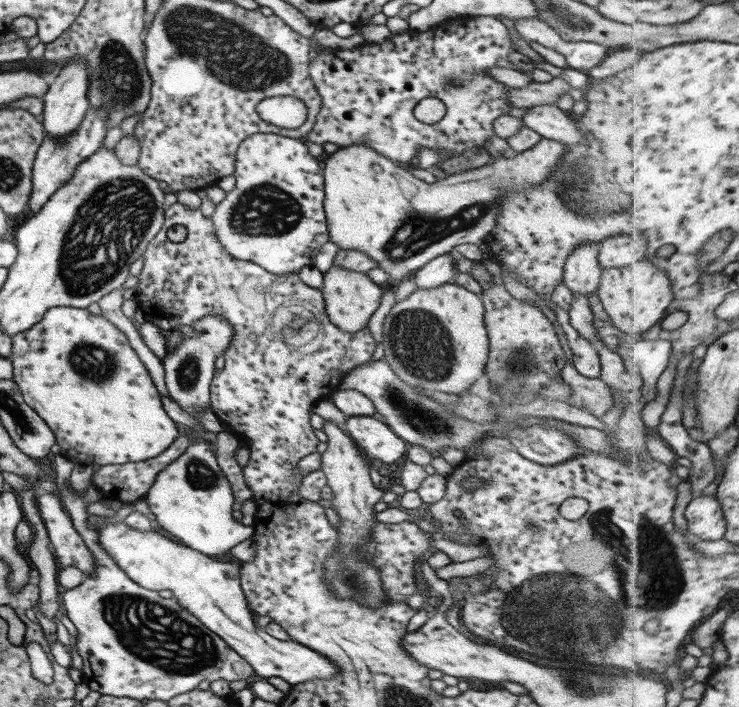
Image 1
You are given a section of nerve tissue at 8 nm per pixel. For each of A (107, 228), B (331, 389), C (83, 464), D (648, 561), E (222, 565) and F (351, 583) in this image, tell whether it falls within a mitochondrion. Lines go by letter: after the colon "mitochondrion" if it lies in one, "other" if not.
A: mitochondrion
B: other
C: other
D: mitochondrion
E: other
F: mitochondrion

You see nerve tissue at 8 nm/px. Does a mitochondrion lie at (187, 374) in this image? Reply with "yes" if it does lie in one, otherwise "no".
yes

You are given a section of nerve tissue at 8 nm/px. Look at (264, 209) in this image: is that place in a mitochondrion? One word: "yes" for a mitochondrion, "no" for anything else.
yes

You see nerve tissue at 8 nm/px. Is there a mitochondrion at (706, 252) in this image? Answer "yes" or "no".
yes

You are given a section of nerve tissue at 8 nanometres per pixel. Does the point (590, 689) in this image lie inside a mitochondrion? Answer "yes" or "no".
yes

